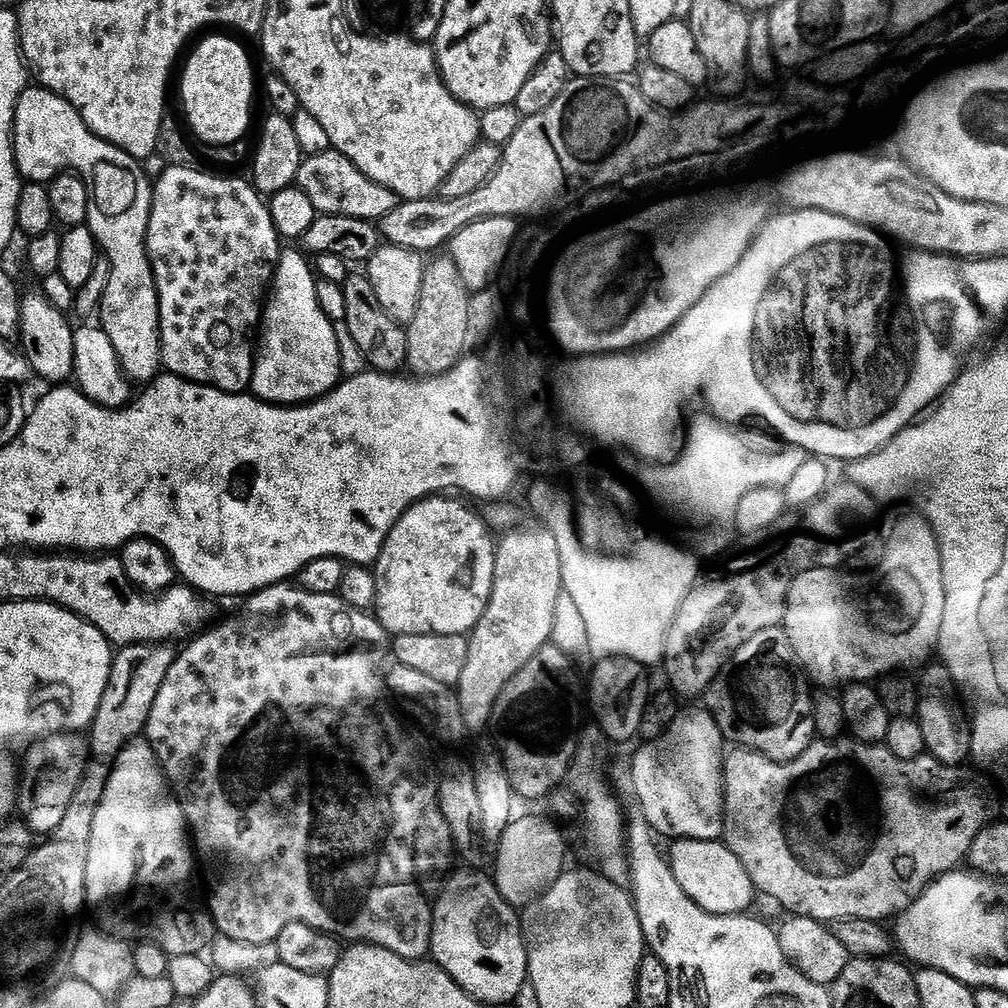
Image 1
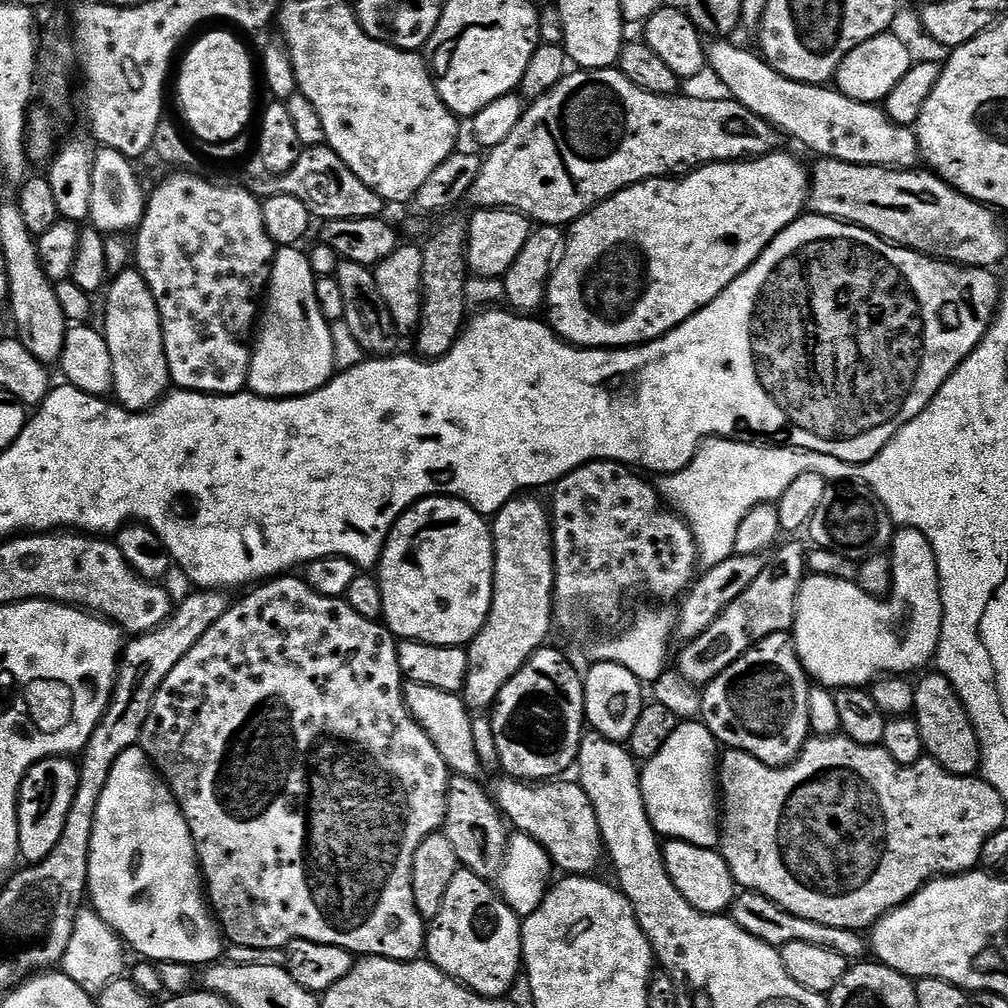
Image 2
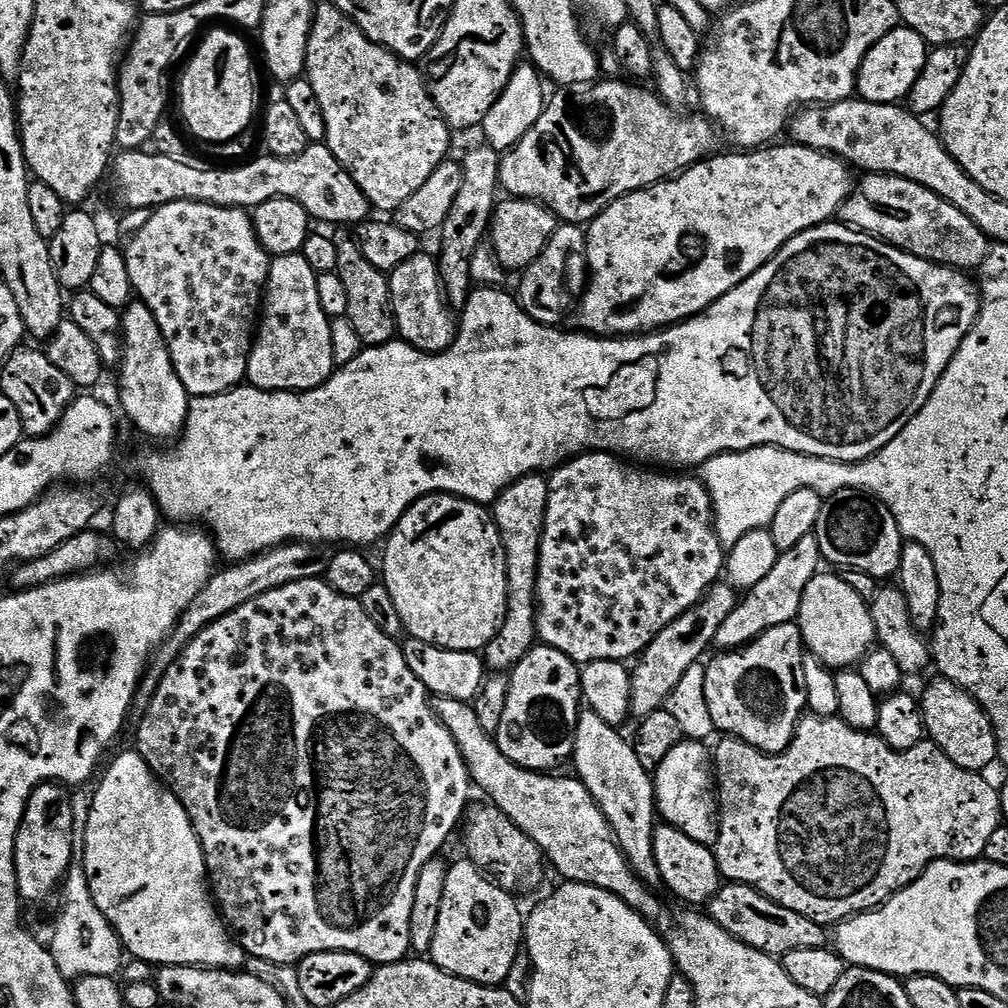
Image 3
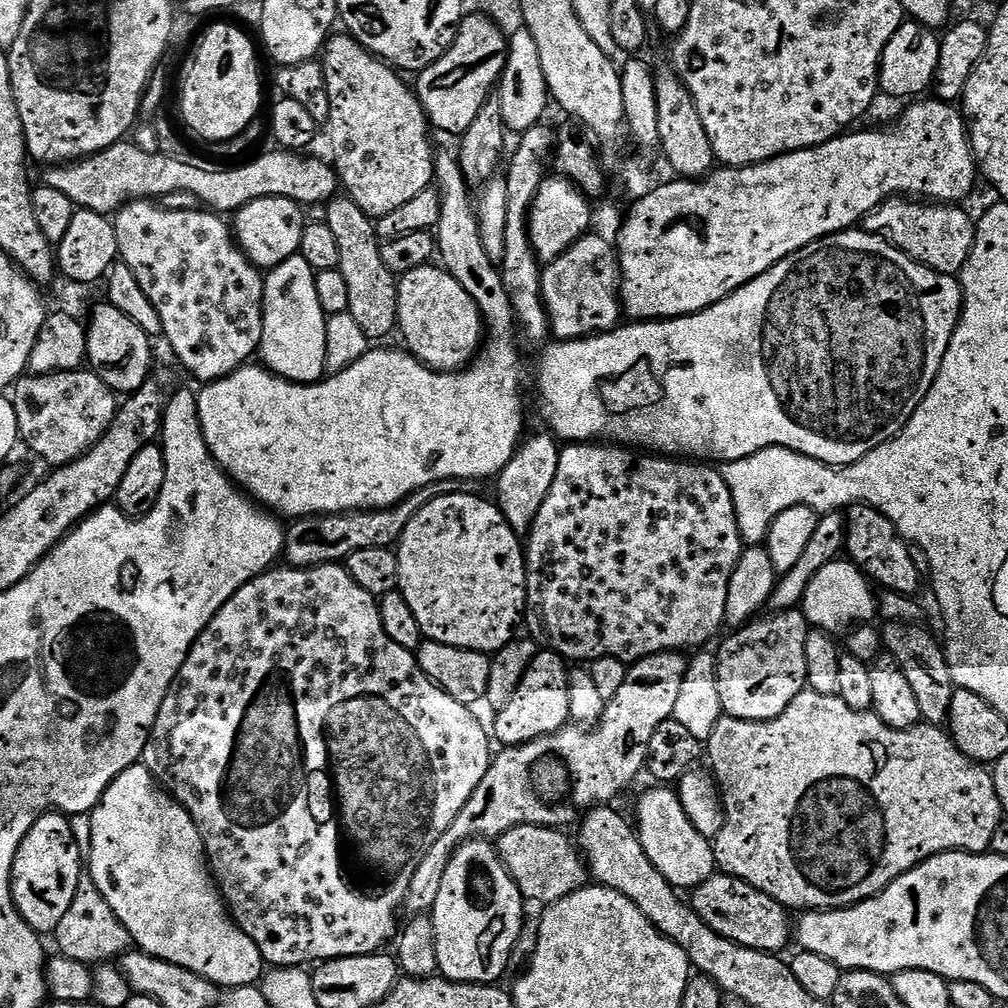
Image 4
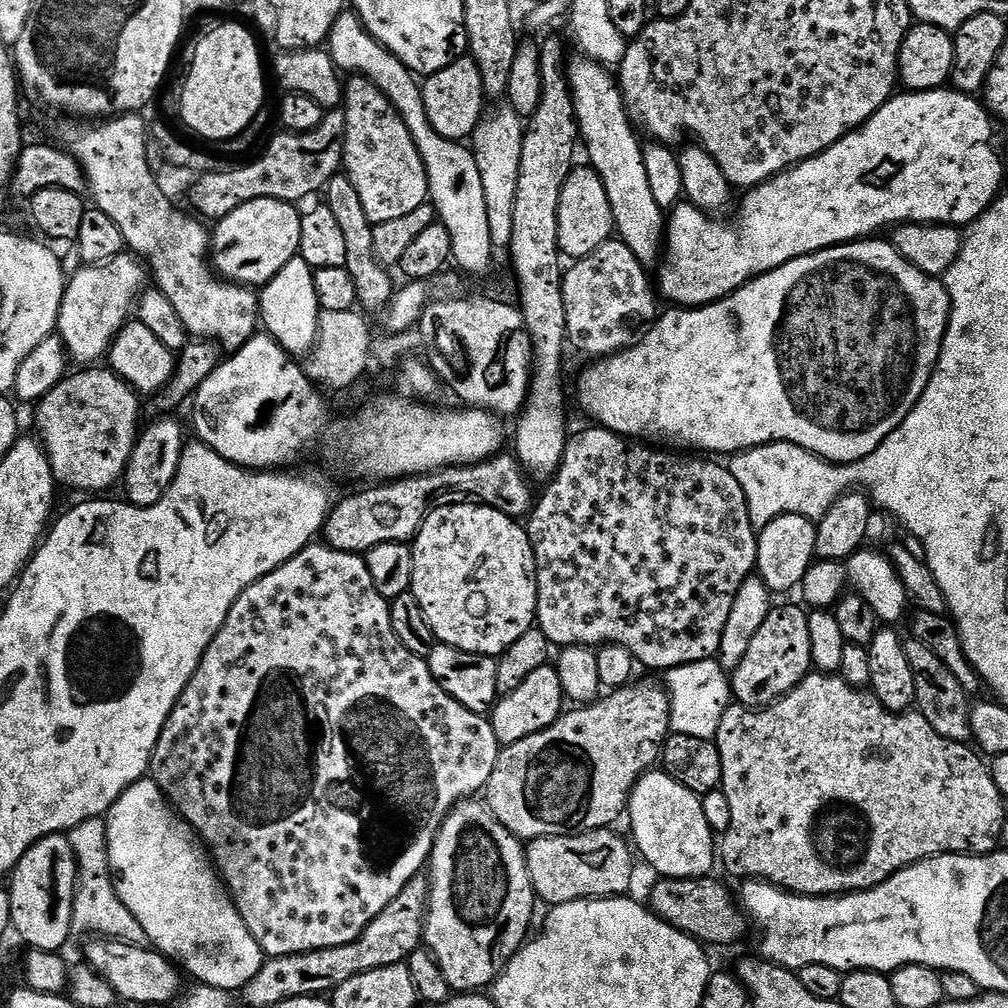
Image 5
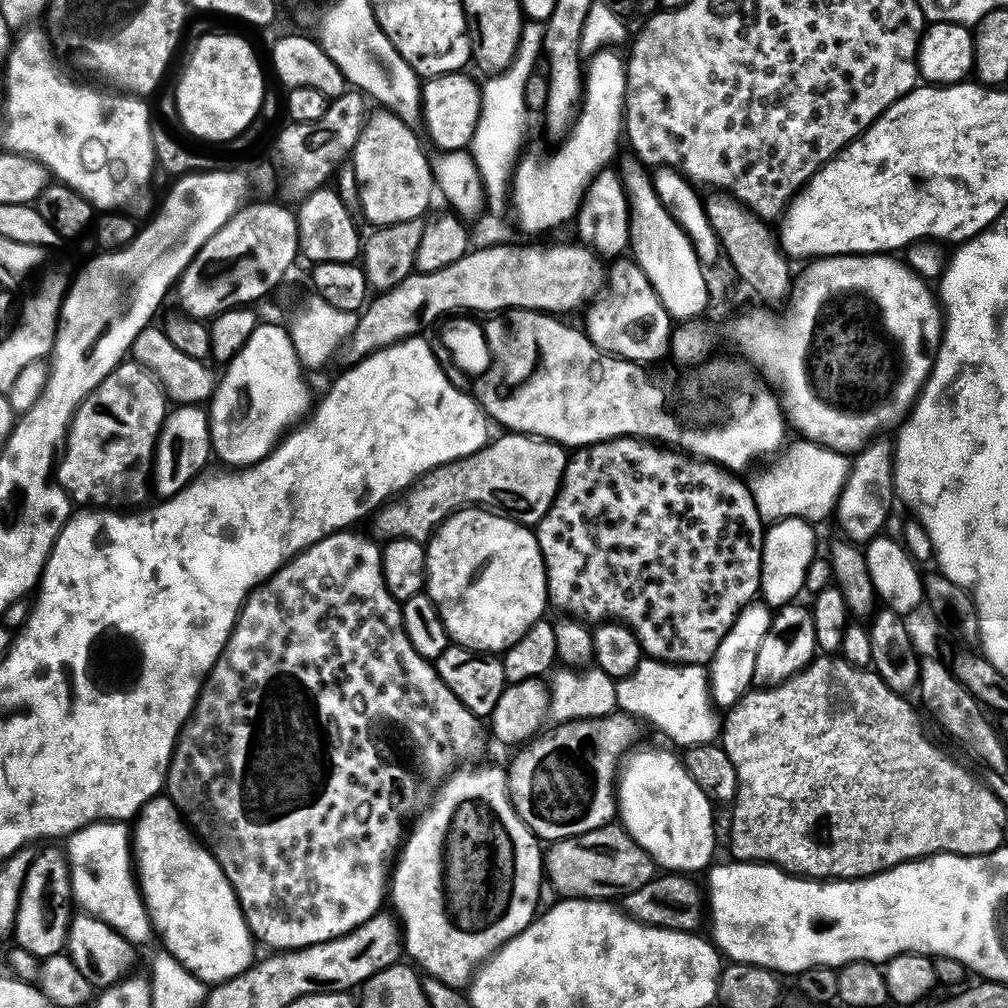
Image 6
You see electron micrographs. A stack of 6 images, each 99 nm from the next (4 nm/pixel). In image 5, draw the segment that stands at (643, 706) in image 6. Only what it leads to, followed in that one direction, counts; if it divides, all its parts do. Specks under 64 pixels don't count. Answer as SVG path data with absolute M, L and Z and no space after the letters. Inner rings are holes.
M717 659L688 663L669 669L666 673L666 690L670 695L670 725L675 732L703 740L715 739L722 714L732 702L731 681L727 671Z

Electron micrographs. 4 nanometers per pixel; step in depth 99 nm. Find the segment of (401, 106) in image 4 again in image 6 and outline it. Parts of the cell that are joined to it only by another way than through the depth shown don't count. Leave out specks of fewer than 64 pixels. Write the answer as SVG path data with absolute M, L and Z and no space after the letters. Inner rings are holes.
M376 110L367 117L350 160L360 184L360 207L373 229L398 222L424 220L434 196L434 181L429 153L424 153L417 133L394 113Z

